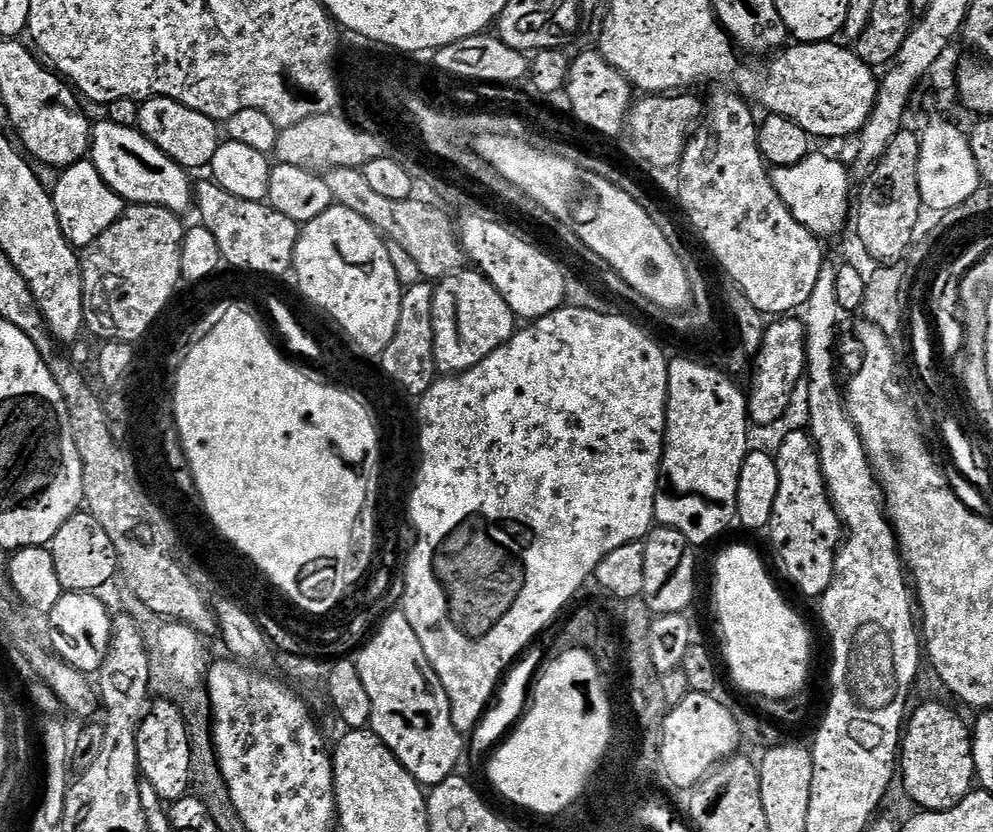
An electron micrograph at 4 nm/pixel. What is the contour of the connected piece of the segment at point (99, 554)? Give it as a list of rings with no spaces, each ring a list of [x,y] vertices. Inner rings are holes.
[[[81,510],[73,514],[54,534],[52,543],[52,557],[54,558],[54,571],[58,573],[58,582],[62,582],[65,592],[91,592],[99,593],[103,584],[117,579],[118,565],[114,542],[110,542],[106,530],[88,513]]]

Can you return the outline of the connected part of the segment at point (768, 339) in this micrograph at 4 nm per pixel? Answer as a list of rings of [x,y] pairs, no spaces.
[[[776,318],[765,327],[762,347],[754,357],[756,373],[752,376],[752,392],[747,393],[748,418],[753,425],[776,424],[784,416],[792,391],[805,379],[807,350],[803,319]]]

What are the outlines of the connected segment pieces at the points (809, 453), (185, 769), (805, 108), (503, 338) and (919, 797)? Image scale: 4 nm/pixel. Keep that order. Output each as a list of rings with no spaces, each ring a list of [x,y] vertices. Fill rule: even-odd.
[[[807,431],[786,433],[780,440],[780,449],[775,449],[774,455],[778,466],[778,498],[774,498],[774,514],[768,523],[766,536],[772,539],[772,548],[776,551],[785,574],[792,579],[793,586],[804,596],[819,598],[830,586],[836,565],[836,554],[842,543],[840,516],[834,511],[828,498],[820,454]]]
[[[153,699],[144,713],[144,721],[138,726],[136,745],[140,775],[150,786],[154,786],[161,800],[171,802],[189,795],[187,778],[190,774],[190,738],[187,737],[186,722],[178,706],[169,699]]]
[[[840,42],[793,43],[793,48],[785,47],[768,60],[770,62],[764,72],[764,80],[757,84],[754,69],[738,69],[735,87],[739,95],[745,98],[752,98],[756,92],[761,106],[766,108],[764,110],[792,119],[812,138],[855,137],[868,121],[872,107],[876,105],[878,76],[859,59],[851,47],[843,48],[836,43]]]
[[[461,270],[444,277],[435,285],[433,320],[434,320],[434,358],[441,373],[455,374],[470,370],[482,358],[486,358],[498,346],[502,346],[518,331],[518,317],[510,310],[506,298],[479,271]]]
[[[924,704],[914,712],[907,717],[906,727],[902,732],[898,772],[901,777],[904,775],[904,788],[908,791],[909,798],[917,804],[917,809],[945,812],[958,806],[958,802],[965,800],[968,793],[973,791],[976,767],[972,757],[972,733],[969,725],[964,725],[944,704]]]

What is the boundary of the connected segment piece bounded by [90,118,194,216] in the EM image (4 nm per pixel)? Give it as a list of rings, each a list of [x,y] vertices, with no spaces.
[[[107,118],[98,124],[96,122],[91,127],[90,159],[106,184],[115,193],[118,193],[125,203],[162,205],[164,209],[168,209],[179,216],[183,215],[188,208],[190,210],[193,205],[194,186],[188,178],[187,169],[173,162],[164,151],[158,150],[148,138],[142,135],[137,127],[118,126],[117,123],[110,123]]]

